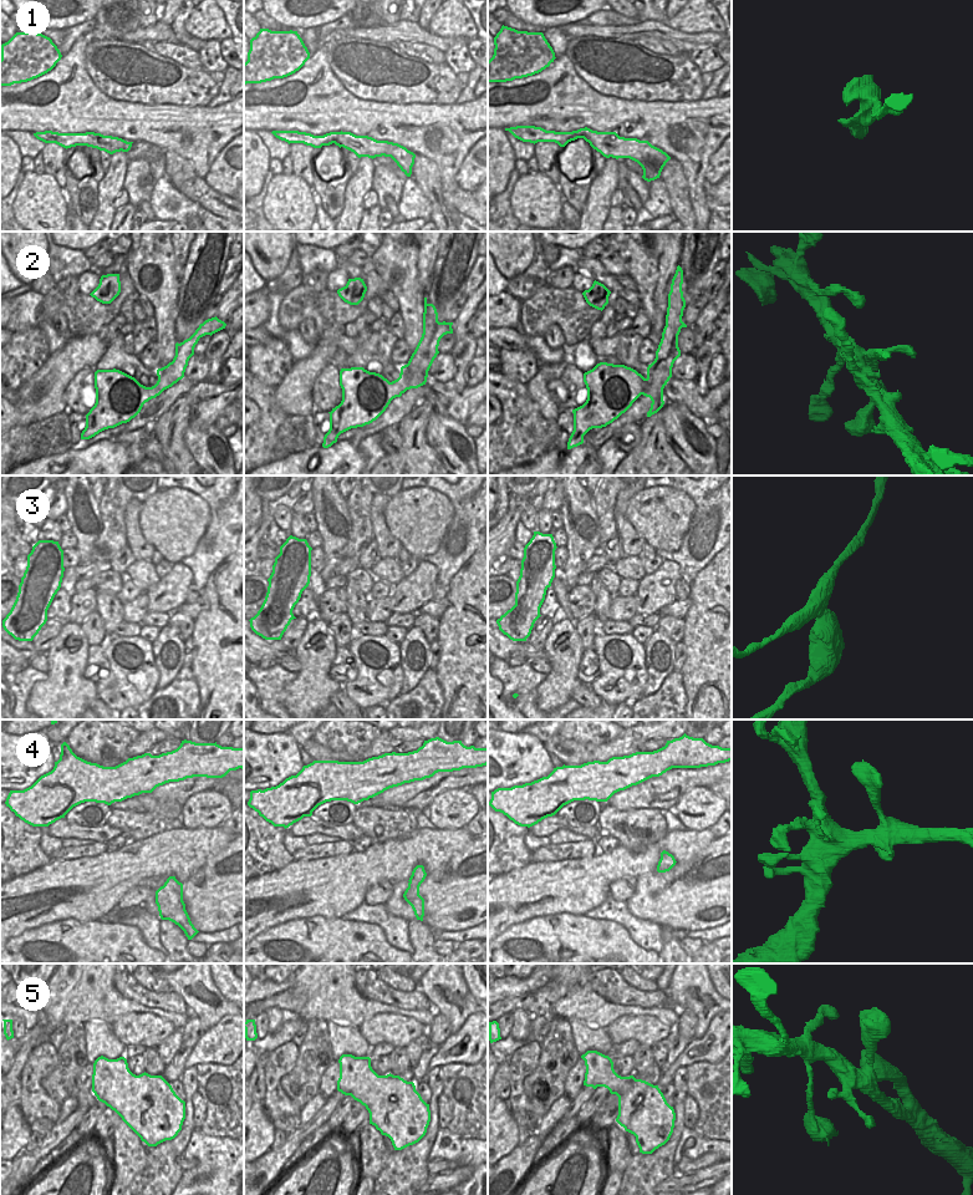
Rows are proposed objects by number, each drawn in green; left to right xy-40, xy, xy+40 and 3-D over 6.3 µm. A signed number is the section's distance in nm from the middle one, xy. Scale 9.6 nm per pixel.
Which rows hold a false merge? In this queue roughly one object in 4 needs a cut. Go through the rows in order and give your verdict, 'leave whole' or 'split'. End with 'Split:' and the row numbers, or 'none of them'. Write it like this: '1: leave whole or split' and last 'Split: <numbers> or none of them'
1: leave whole
2: split
3: split
4: leave whole
5: leave whole
Split: 2, 3

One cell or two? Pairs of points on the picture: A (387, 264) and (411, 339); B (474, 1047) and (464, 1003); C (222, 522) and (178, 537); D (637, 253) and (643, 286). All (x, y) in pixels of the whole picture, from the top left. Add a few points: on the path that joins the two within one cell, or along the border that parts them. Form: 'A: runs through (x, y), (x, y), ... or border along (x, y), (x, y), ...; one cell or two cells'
A: runs through (405, 276), (405, 285), (411, 296), (412, 318); one cell
B: border along (474, 1012), (452, 1033); two cells
C: border along (202, 498), (209, 508), (210, 522), (193, 552); two cells
D: runs through (638, 262), (643, 268), (643, 278); one cell

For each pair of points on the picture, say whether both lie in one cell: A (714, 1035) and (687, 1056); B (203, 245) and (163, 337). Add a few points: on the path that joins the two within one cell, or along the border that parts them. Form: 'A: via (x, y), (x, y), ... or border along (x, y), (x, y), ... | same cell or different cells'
A: via (708, 1037), (693, 1049) | same cell
B: border along (179, 279), (178, 315), (173, 332) | different cells

